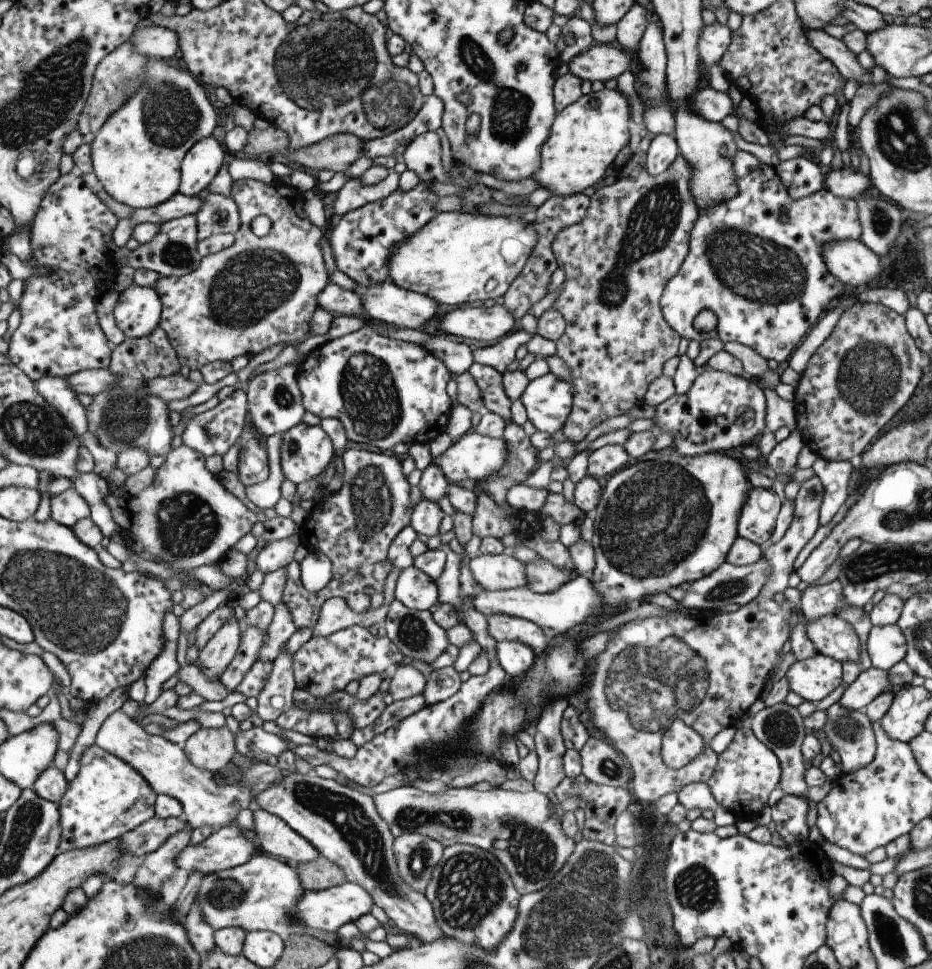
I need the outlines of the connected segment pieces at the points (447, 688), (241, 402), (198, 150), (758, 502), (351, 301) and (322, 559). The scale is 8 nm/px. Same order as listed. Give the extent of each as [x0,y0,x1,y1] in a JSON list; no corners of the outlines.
[[422,667,460,705],[180,385,246,457],[178,136,223,197],[737,487,781,546],[317,282,363,317],[299,551,332,591]]

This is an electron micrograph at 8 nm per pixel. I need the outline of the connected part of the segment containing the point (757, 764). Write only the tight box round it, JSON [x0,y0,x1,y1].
[706,725,780,820]

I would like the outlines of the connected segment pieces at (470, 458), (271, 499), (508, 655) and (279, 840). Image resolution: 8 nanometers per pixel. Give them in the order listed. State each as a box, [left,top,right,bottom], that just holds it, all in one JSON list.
[[430,432,509,485],[244,432,283,510],[495,642,533,681],[252,808,319,864]]

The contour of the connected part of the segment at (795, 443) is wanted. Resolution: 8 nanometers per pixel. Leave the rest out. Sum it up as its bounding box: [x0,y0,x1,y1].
[765,431,804,474]

